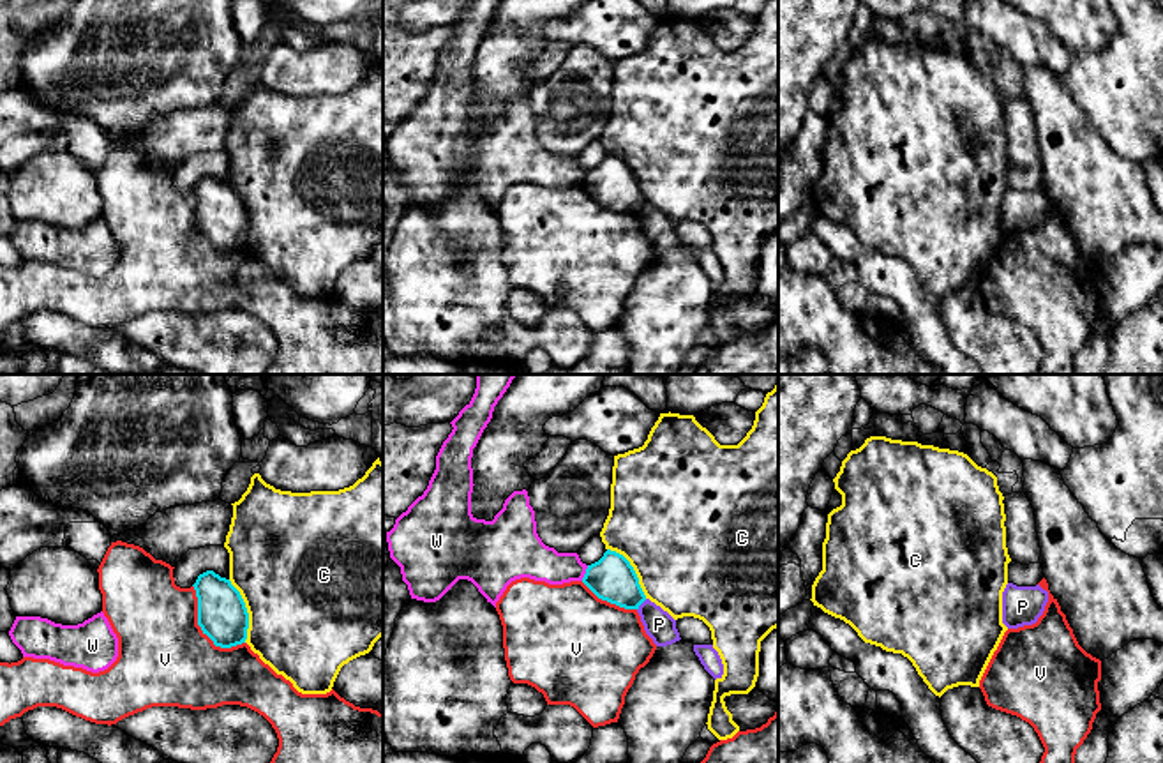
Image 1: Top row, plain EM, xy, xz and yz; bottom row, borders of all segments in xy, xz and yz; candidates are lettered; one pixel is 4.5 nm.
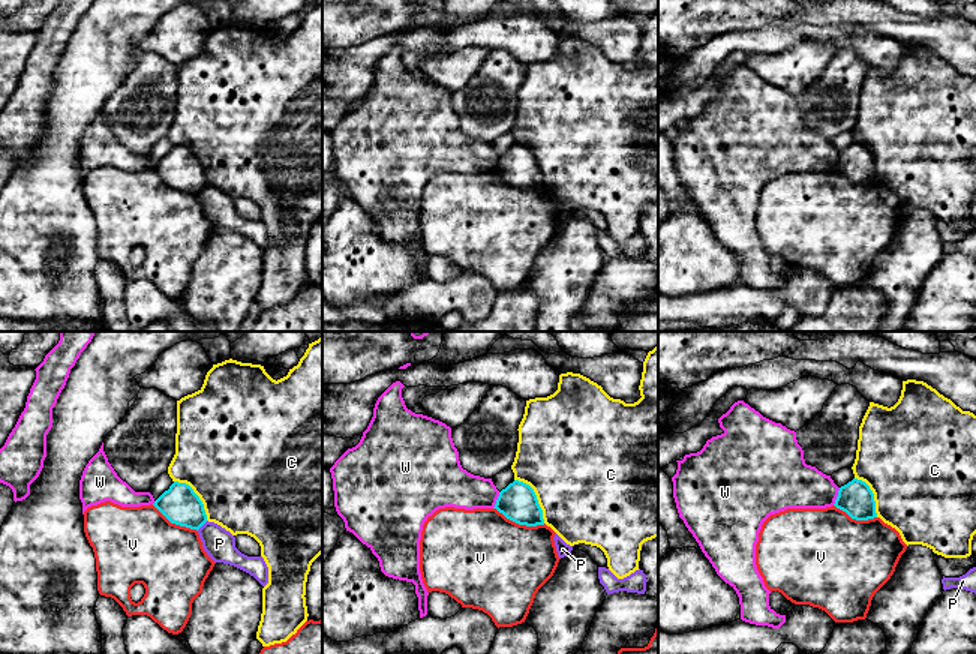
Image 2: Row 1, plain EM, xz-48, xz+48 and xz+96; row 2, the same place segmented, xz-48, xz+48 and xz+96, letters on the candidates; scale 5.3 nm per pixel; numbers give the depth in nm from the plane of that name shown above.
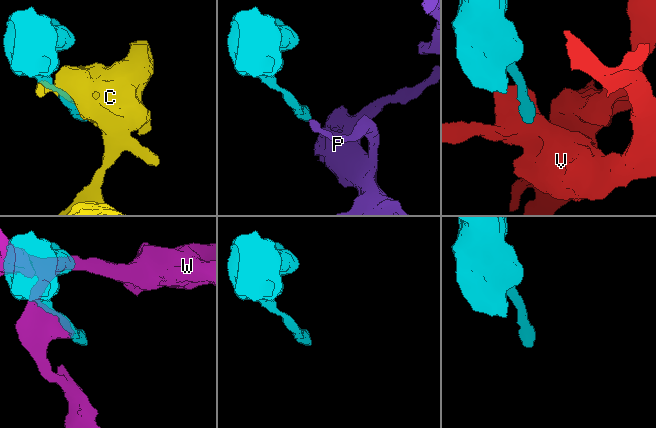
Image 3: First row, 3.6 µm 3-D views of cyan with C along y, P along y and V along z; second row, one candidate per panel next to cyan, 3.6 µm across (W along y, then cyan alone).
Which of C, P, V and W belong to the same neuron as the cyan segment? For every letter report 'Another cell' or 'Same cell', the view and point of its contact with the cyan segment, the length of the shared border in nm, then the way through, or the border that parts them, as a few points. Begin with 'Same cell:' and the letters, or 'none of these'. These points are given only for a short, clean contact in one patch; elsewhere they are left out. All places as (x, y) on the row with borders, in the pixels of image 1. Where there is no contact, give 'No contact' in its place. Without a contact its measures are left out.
Same cell: none of these
C: Another cell. Touches cyan at xy (246, 611). Shared border 300 nm
P: Another cell. Touches cyan at xz (641, 603). Shared border 70 nm. Boundary: xz (646, 599), (637, 610)
V: Another cell. Touches cyan at xy (202, 629). Shared border 360 nm
W: Another cell. Touches cyan at xz (586, 573). Shared border 80 nm

